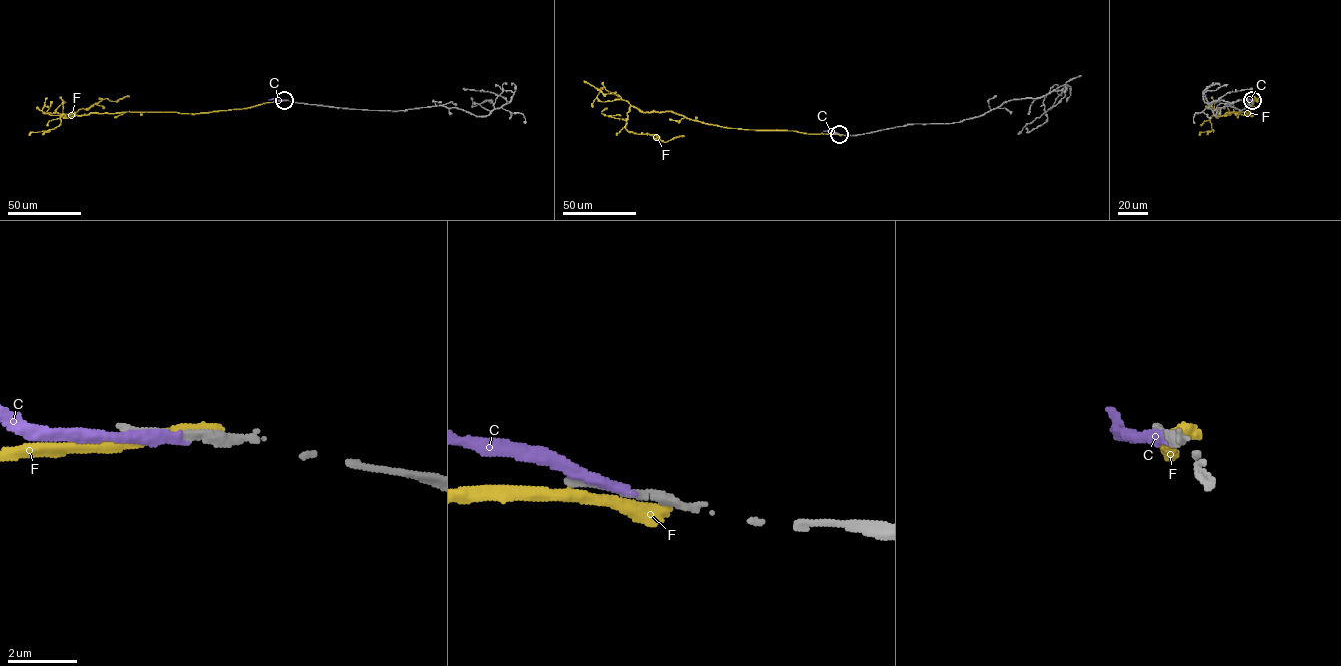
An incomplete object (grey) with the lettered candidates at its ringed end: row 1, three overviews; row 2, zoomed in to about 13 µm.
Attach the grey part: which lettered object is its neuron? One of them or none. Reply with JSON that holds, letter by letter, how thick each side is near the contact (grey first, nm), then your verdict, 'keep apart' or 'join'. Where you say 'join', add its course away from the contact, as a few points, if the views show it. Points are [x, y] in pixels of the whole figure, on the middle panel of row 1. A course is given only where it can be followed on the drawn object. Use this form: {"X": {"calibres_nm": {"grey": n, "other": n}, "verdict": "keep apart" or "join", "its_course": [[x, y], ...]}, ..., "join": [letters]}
{"C": {"calibres_nm": {"grey": 160, "other": 400}, "verdict": "join", "its_course": [[839, 134], [823, 131]]}, "F": {"calibres_nm": {"grey": 240, "other": 550}, "verdict": "keep apart"}, "join": ["C"]}

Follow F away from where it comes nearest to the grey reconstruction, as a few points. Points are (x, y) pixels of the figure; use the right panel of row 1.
F: (1252, 100), (1247, 113), (1233, 112), (1224, 115), (1248, 114), (1253, 101), (1260, 100), (1254, 96)

